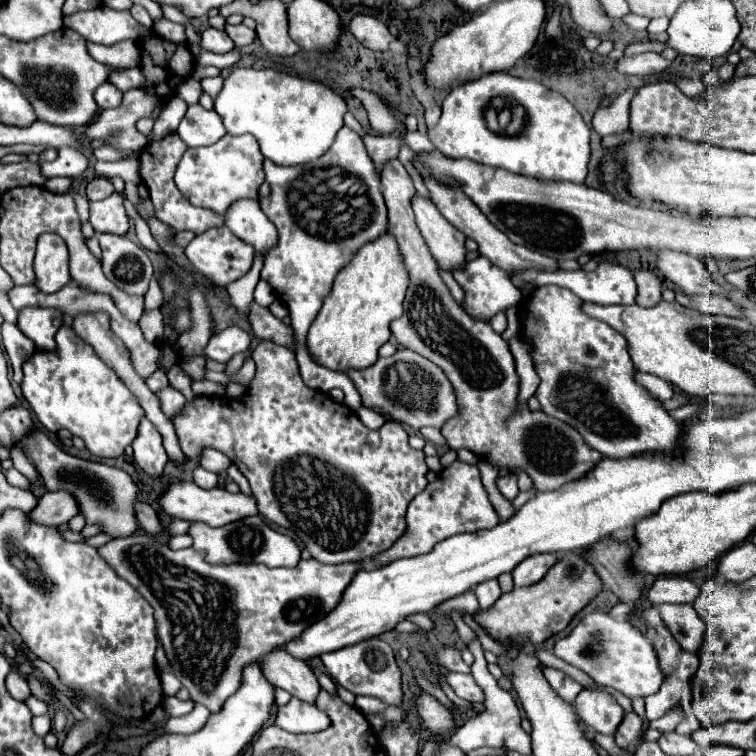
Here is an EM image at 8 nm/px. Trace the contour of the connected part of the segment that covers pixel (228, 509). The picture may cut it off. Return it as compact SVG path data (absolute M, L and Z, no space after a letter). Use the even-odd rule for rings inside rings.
M178 481L178 483L168 483L166 491L158 499L160 509L174 517L174 519L184 519L184 521L202 521L208 523L210 527L220 527L226 525L228 521L238 521L244 519L252 513L256 513L256 499L248 497L244 493L228 493L224 487L214 487L214 489L202 489L192 481ZM218 517L232 517L232 519L218 519Z

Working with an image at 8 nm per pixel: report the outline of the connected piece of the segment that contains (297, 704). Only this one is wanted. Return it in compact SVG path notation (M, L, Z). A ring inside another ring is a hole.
M292 697L288 705L278 707L276 725L290 733L316 733L324 731L330 725L330 719L314 705Z

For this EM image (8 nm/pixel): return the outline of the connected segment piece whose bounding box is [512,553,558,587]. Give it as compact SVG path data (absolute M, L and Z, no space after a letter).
M552 553L528 557L528 561L522 561L522 563L512 571L514 585L516 585L516 587L528 587L528 585L538 583L538 581L546 575L546 571L556 563L556 559L558 559L558 557L552 555Z

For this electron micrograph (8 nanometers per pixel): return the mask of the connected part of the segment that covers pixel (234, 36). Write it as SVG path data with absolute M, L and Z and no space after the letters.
M228 25L224 27L224 31L228 33L228 37L234 41L236 47L244 47L244 45L250 45L256 37L256 31L248 29L246 25Z

